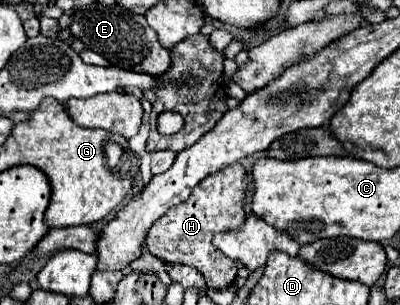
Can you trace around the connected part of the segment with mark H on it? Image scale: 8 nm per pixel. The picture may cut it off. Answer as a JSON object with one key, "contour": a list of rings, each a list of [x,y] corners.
{"contour":[[[233,163],[207,179],[203,179],[197,187],[193,187],[189,199],[183,203],[171,207],[149,231],[147,235],[147,247],[153,255],[169,261],[169,263],[181,263],[195,267],[209,289],[223,289],[235,283],[237,277],[237,265],[227,259],[219,249],[213,247],[213,237],[217,233],[233,231],[245,221],[243,211],[243,185],[245,169],[239,163]]]}

